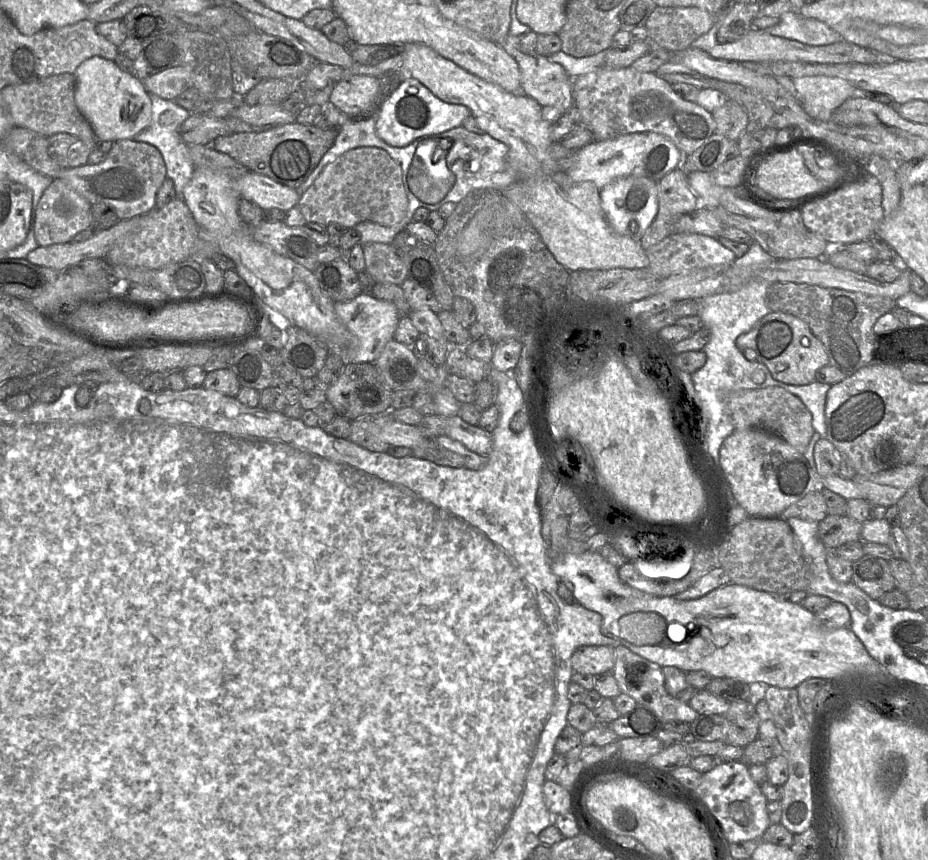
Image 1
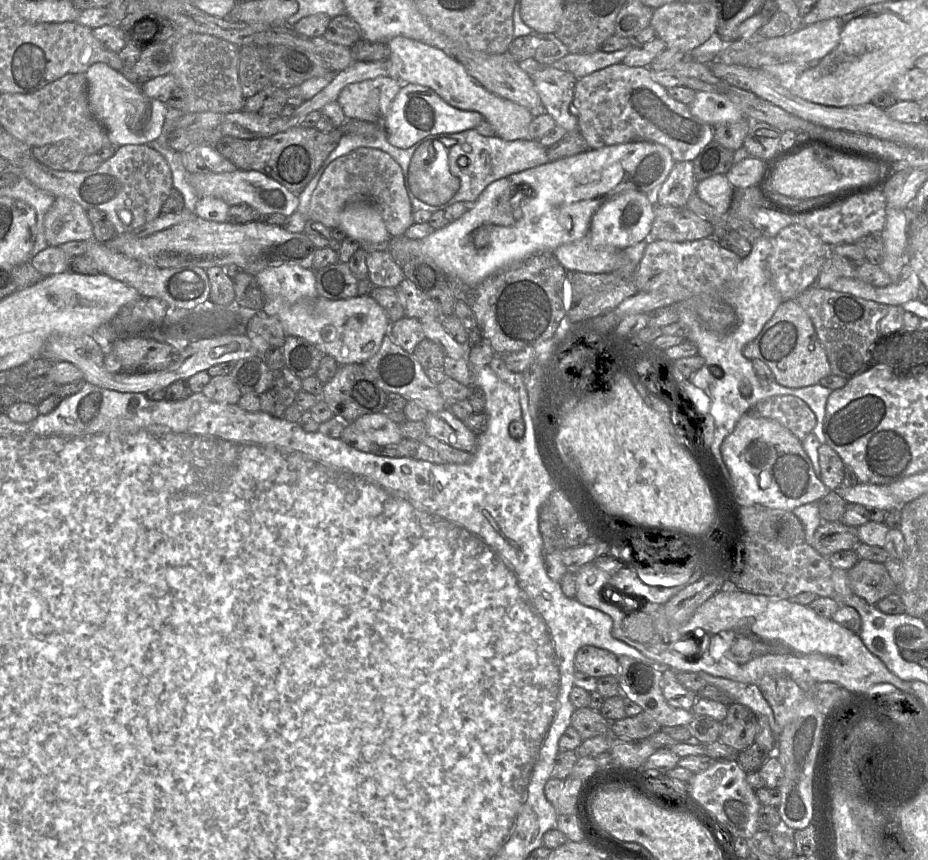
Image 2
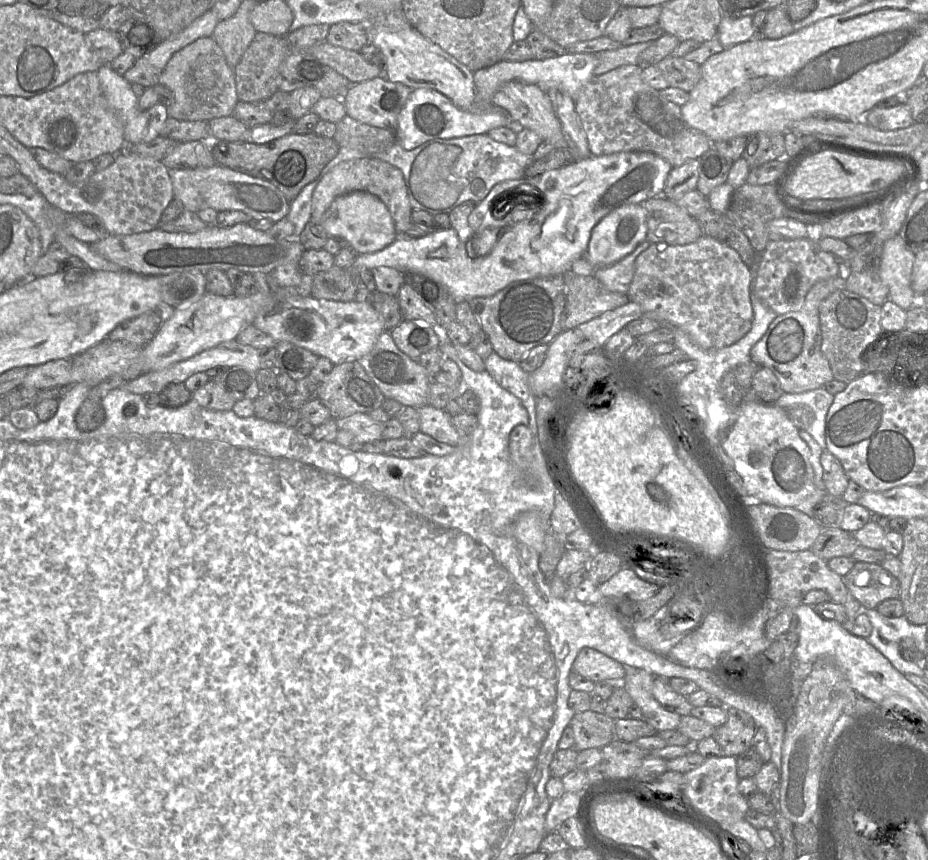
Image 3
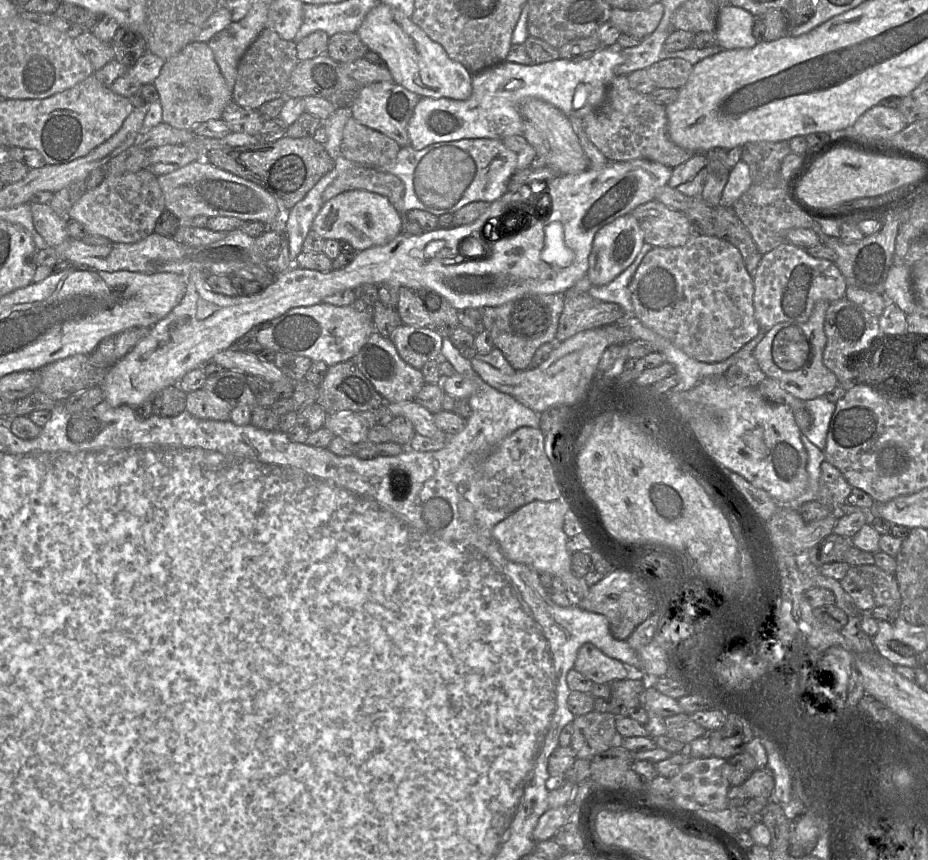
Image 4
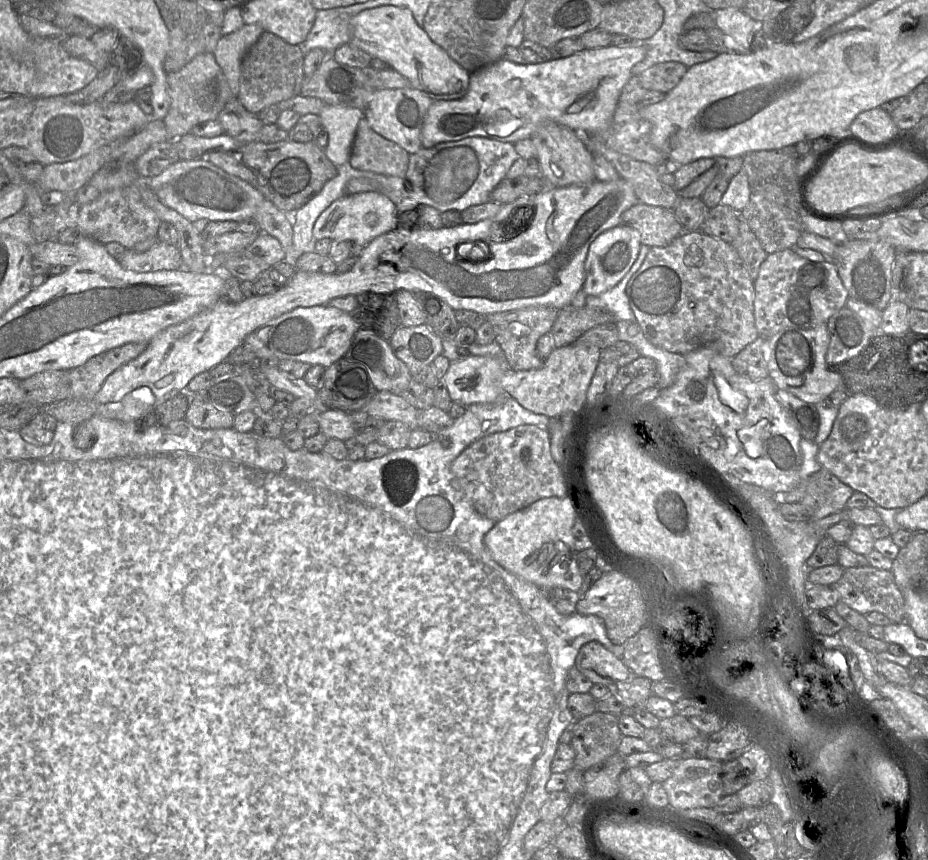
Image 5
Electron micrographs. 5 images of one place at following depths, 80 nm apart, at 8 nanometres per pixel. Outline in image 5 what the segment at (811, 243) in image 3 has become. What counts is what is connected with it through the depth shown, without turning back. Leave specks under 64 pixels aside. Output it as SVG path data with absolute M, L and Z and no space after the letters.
M791 248L768 254L754 281L753 316L759 336L770 338L792 328L810 329L846 306L846 290L833 261L813 262L796 254Z

